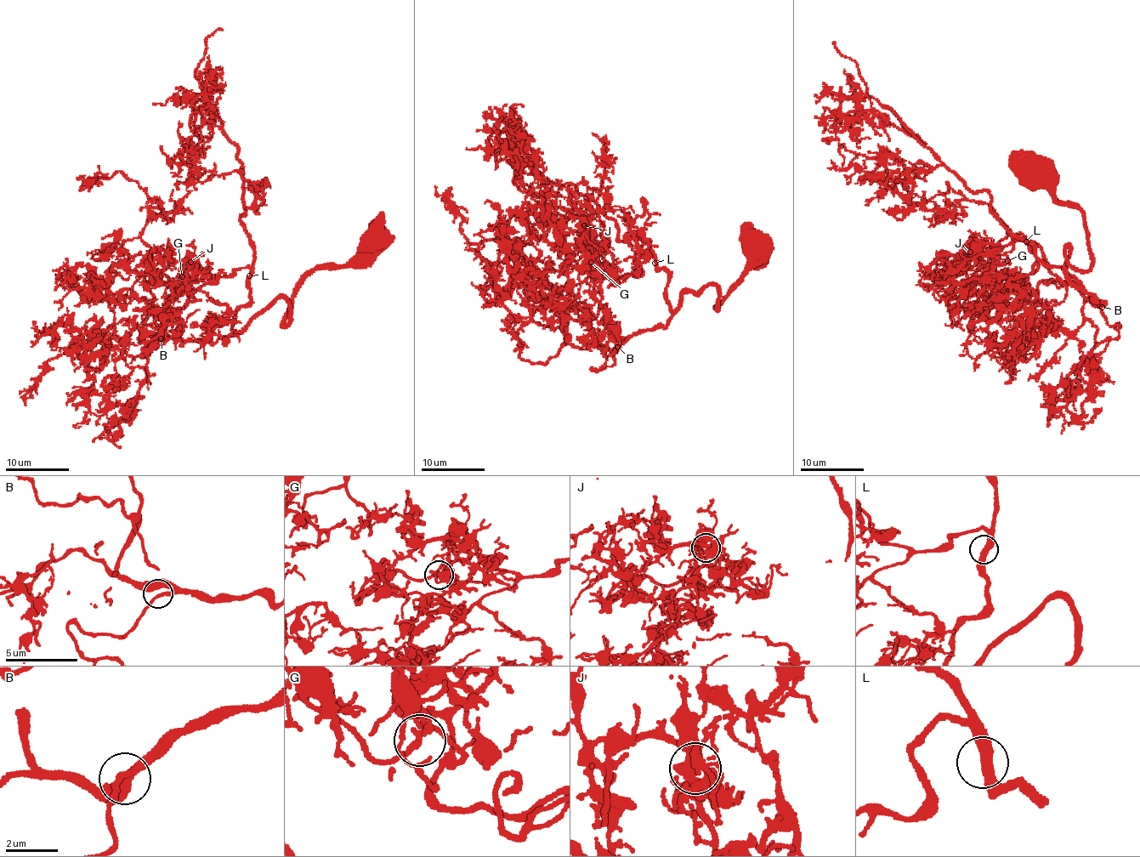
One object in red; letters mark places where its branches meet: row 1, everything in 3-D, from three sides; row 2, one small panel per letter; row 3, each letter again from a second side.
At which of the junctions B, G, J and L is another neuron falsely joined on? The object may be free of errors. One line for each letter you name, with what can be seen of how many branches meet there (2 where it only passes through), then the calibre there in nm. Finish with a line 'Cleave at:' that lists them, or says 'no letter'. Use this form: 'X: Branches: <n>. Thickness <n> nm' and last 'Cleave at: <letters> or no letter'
Cleave at: no letter

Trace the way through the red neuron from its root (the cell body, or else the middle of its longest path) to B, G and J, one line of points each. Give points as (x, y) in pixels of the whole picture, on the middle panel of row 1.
B: (756, 249), (749, 245), (744, 276), (718, 309), (715, 286), (686, 290), (664, 328), (639, 329), (617, 347)
G: (756, 249), (718, 309), (709, 284), (672, 309), (669, 275), (648, 252), (637, 275), (616, 280), (591, 262)
J: (756, 249), (718, 309), (709, 284), (674, 310), (648, 252), (637, 275), (596, 277), (584, 225)

